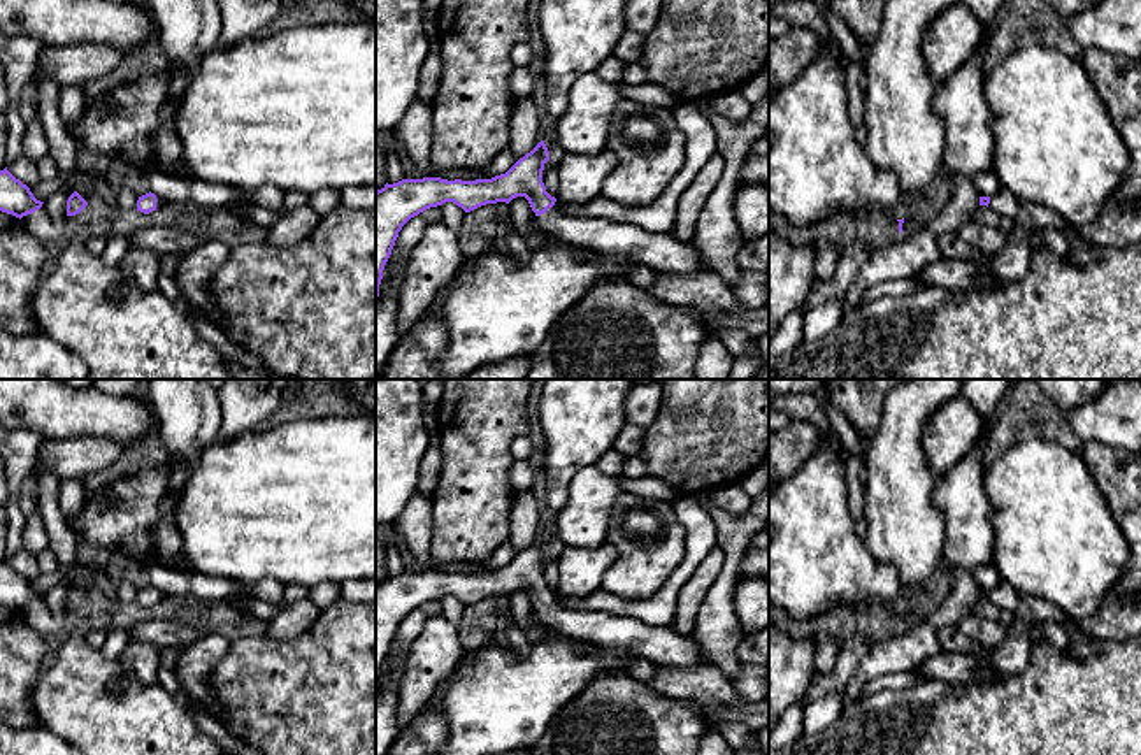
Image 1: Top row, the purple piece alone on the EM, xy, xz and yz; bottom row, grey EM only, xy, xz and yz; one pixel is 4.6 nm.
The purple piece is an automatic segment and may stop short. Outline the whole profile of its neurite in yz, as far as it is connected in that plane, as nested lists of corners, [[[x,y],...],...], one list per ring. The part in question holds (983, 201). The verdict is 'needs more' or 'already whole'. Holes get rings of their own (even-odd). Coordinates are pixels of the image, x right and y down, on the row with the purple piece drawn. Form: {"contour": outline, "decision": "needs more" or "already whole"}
{"contour": [[[1001,188],[994,197],[980,197],[980,205],[994,209],[999,216],[1016,218],[1020,204],[1022,202],[1004,188]]], "decision": "needs more"}

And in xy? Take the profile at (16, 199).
{"contour": [[[7,167],[0,170],[0,211],[23,218],[42,207],[44,202],[37,200],[30,188],[16,179]]], "decision": "already whole"}

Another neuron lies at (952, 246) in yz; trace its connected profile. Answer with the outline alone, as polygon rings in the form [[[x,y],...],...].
[[[957,232],[937,235],[937,248],[950,260],[985,260],[987,255],[967,244]]]

